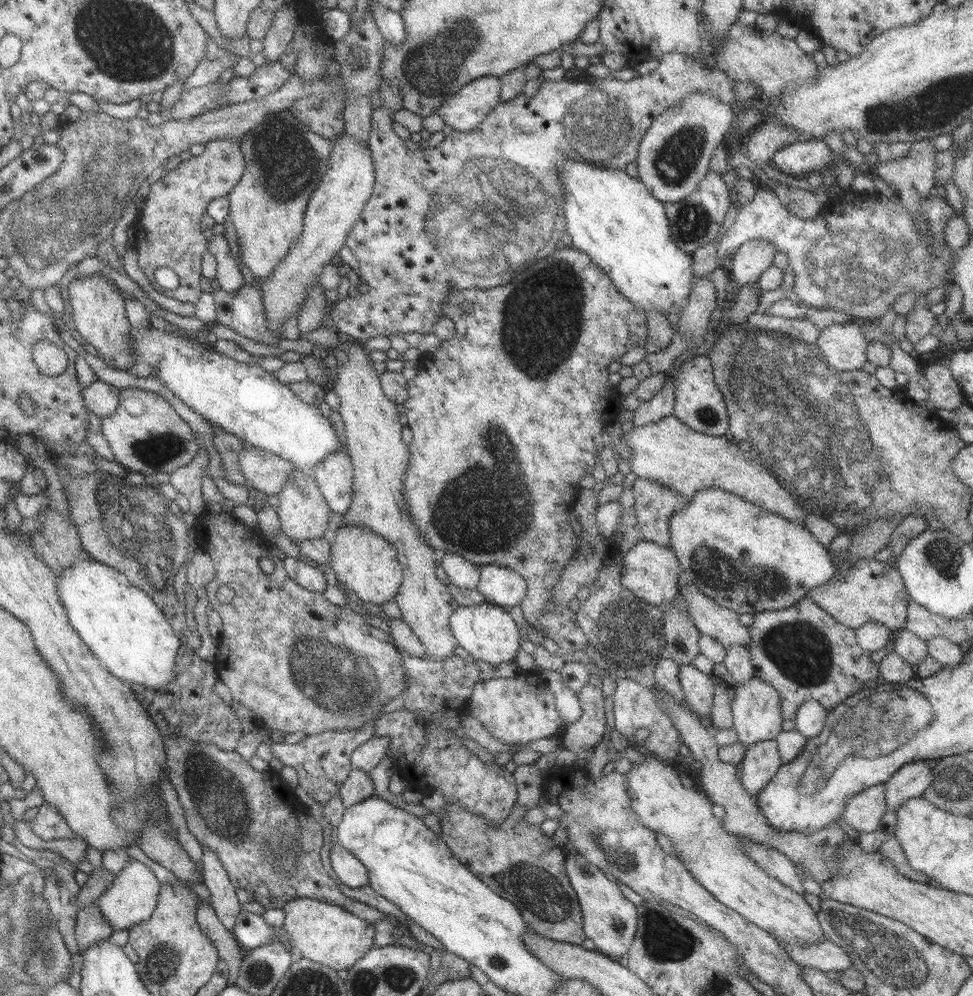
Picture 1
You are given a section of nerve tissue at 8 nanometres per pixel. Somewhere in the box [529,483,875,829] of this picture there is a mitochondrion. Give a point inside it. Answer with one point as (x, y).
(801, 649)

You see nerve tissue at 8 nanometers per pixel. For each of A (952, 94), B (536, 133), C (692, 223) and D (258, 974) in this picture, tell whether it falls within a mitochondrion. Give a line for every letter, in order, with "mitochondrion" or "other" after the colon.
A: mitochondrion
B: other
C: mitochondrion
D: mitochondrion

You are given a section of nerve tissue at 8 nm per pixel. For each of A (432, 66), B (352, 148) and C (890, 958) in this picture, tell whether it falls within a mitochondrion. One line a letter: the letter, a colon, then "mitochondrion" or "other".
A: mitochondrion
B: other
C: mitochondrion

